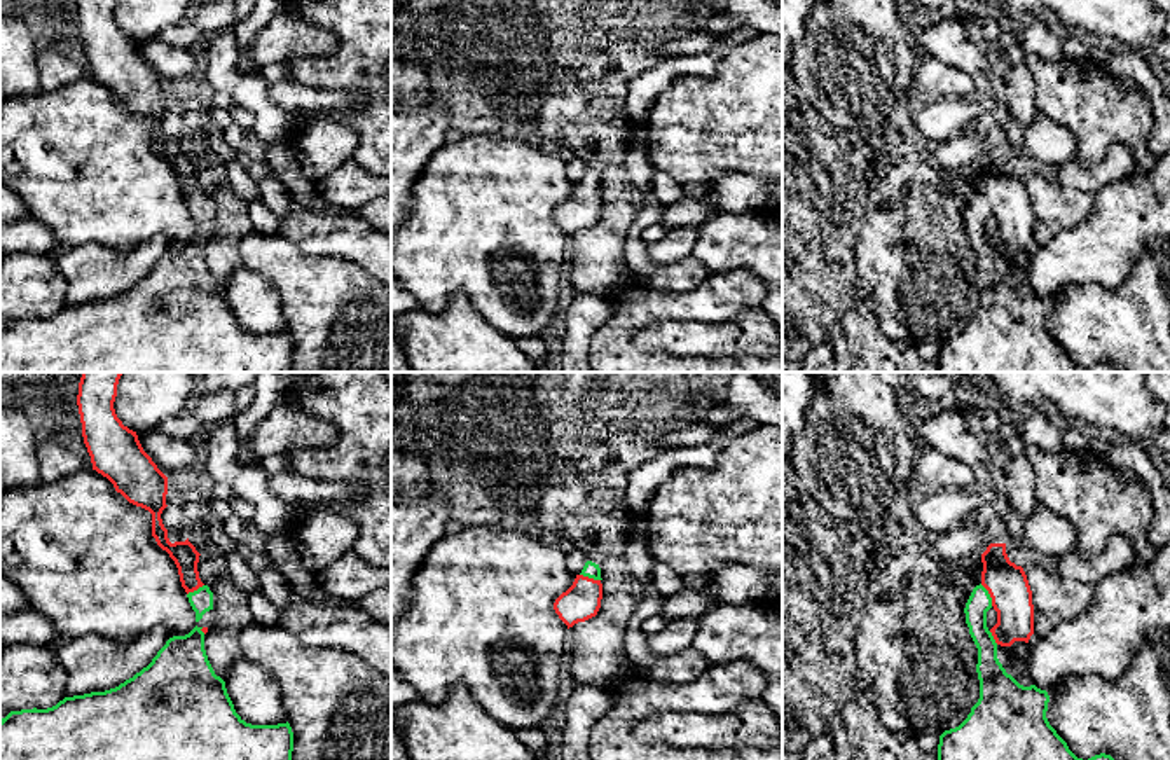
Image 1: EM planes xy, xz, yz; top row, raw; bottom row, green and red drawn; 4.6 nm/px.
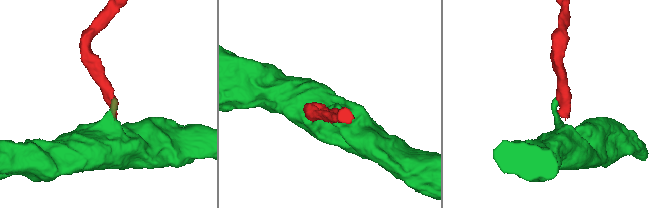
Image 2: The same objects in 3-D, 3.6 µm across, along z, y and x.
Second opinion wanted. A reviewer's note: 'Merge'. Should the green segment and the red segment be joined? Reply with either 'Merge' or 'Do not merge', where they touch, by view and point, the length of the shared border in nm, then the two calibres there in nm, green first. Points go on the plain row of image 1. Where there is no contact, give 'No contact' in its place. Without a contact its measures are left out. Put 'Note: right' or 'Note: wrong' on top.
Note: right
Merge. Touches green at yz (989, 203). Shared border 120 nm. Thickness 110 nm (green) against 190 nm

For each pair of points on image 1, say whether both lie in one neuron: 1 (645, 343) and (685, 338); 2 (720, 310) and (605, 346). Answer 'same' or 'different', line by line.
1: same
2: same

